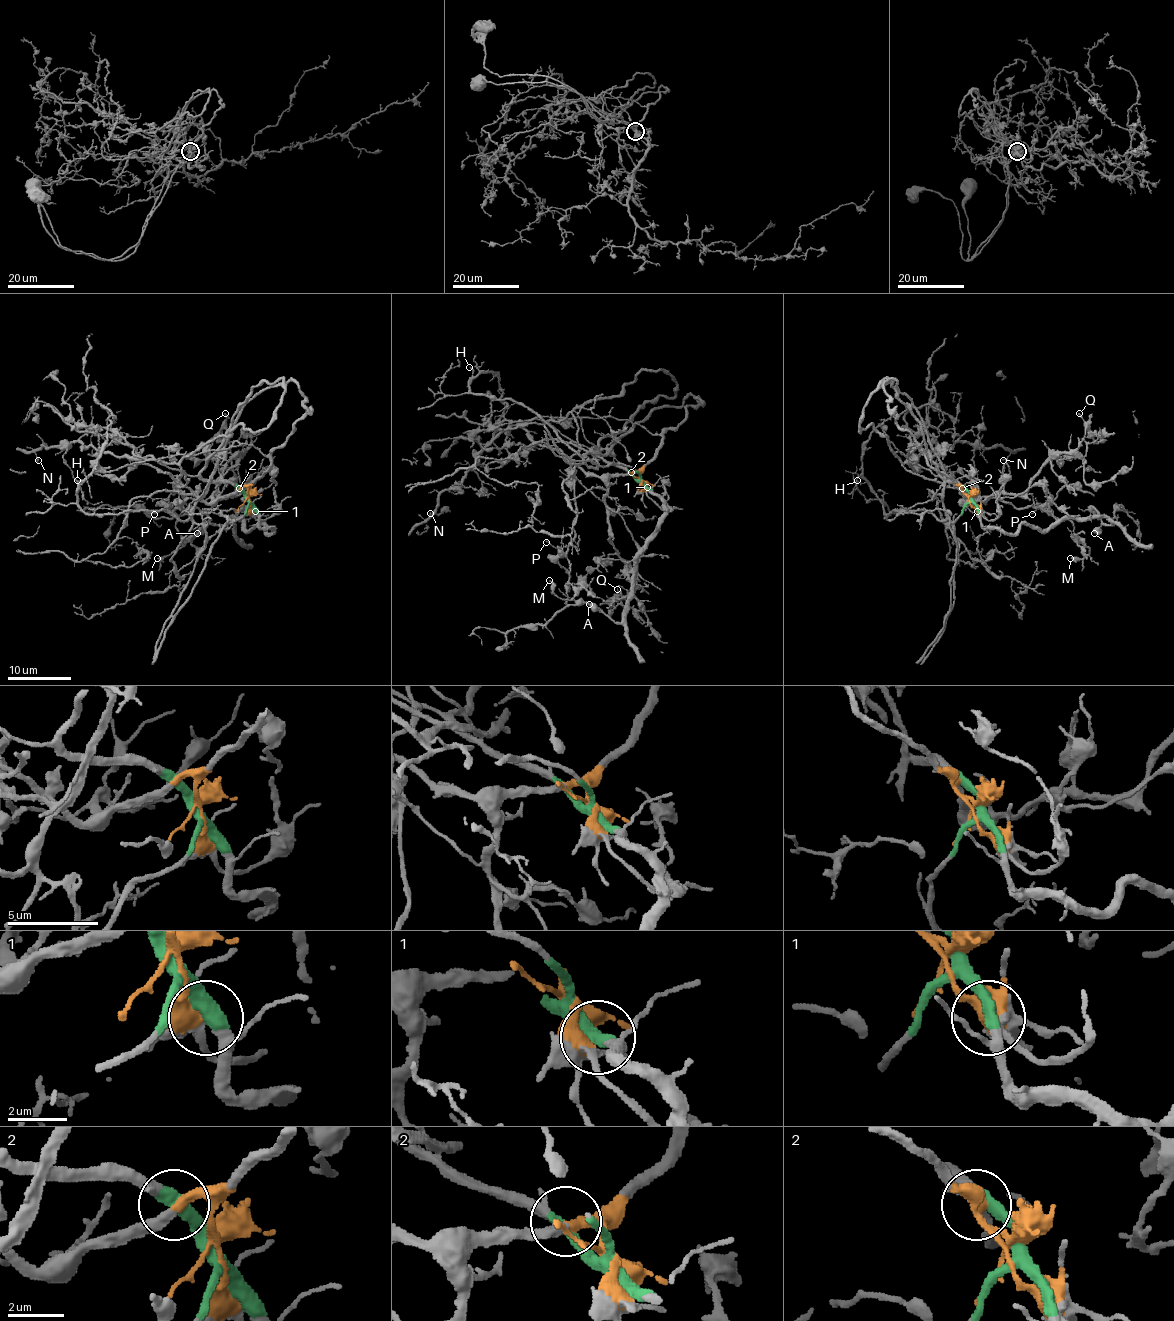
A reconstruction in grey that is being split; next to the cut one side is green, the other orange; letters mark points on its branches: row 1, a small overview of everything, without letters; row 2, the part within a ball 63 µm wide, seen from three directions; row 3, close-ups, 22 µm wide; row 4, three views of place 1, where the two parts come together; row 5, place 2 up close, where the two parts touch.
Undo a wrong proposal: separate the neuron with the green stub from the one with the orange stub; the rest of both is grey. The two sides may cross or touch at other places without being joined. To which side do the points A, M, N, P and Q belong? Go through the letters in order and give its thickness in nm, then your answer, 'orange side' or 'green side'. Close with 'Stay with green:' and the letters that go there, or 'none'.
A: 480 nm thick; green side
M: 280 nm thick; green side
N: 150 nm thick; green side
P: 100 nm thick; green side
Q: 130 nm thick; orange side
Stay with green: A, M, N, P

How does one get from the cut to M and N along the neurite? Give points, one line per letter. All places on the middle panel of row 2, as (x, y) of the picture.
M: (639, 481), (582, 446), (571, 459), (577, 514), (566, 555), (572, 598), (561, 600), (549, 581)
N: (639, 481), (549, 424), (519, 424), (490, 441), (466, 475), (439, 495), (438, 508), (427, 519), (430, 513)

